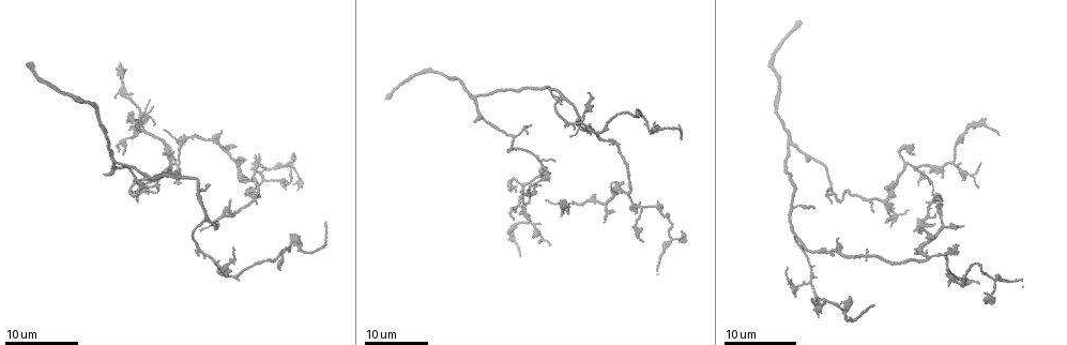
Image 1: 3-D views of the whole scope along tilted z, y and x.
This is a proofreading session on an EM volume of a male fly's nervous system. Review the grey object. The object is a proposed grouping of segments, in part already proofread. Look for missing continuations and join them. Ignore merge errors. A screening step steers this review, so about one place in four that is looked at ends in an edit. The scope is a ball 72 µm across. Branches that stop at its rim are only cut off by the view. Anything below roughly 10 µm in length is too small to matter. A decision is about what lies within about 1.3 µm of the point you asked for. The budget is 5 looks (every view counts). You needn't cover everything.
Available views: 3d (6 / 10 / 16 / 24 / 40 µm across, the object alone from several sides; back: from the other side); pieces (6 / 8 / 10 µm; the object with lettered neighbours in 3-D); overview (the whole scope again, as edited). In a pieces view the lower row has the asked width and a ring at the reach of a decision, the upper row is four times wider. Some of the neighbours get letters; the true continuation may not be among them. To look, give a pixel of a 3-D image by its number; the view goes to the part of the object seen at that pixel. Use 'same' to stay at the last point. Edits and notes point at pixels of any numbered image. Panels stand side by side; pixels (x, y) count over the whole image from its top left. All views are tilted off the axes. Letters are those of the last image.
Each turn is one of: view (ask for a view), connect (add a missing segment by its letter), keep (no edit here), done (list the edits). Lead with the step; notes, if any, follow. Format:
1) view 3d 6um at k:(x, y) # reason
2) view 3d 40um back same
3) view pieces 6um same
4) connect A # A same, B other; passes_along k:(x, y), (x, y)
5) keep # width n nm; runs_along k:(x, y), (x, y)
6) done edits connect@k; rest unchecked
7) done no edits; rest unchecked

view 3d 24um at 1:(323, 225) # free end

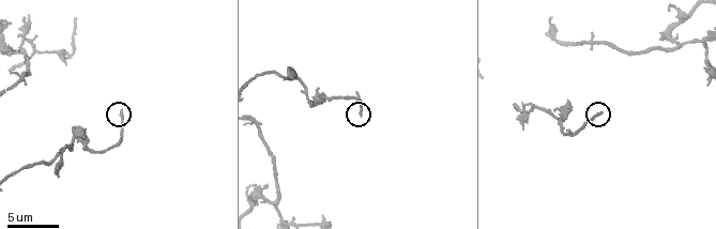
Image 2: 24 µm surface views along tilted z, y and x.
view pieces 10um at 2:(599, 113)

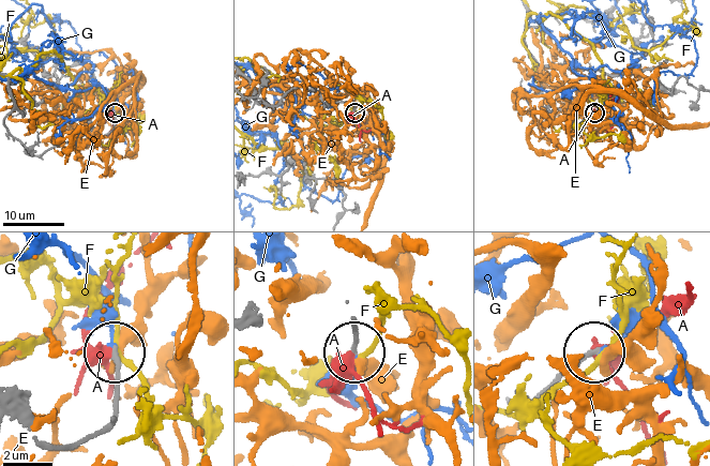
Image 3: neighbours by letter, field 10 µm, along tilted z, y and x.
connect A # A same, E other, F other, G other; it goes on there

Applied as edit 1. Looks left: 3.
view 3d 16um at 1:(963, 224) # free end

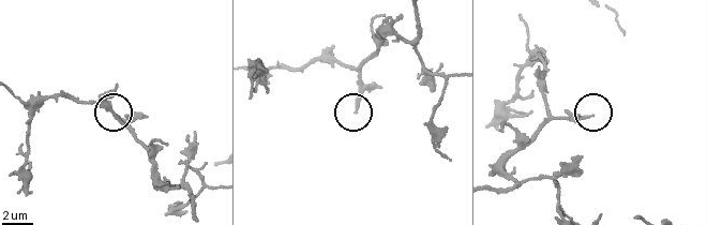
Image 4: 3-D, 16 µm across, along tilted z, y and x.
view pieces 6um at 4:(593, 117)

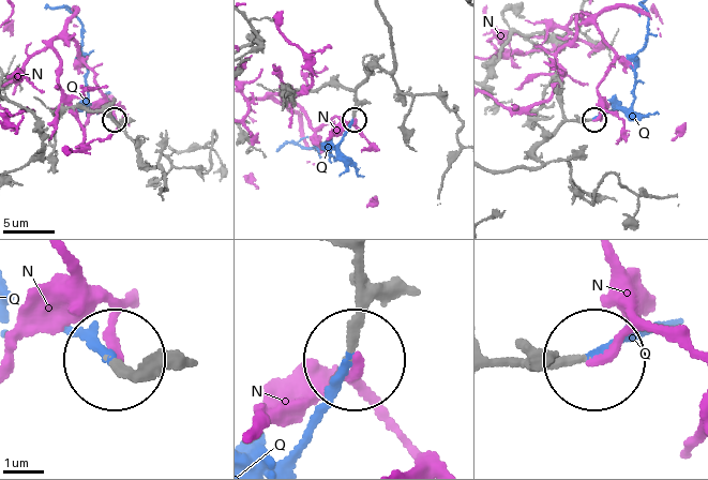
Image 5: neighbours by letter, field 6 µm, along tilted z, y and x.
connect Q # width 150 nm; N other, Q same; passes_along 5:(566, 121), (630, 107), (636, 54), (645, 40), (647, 19); the neuron continues

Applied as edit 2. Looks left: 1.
done edits connect@3, connect@5; rest unchecked

